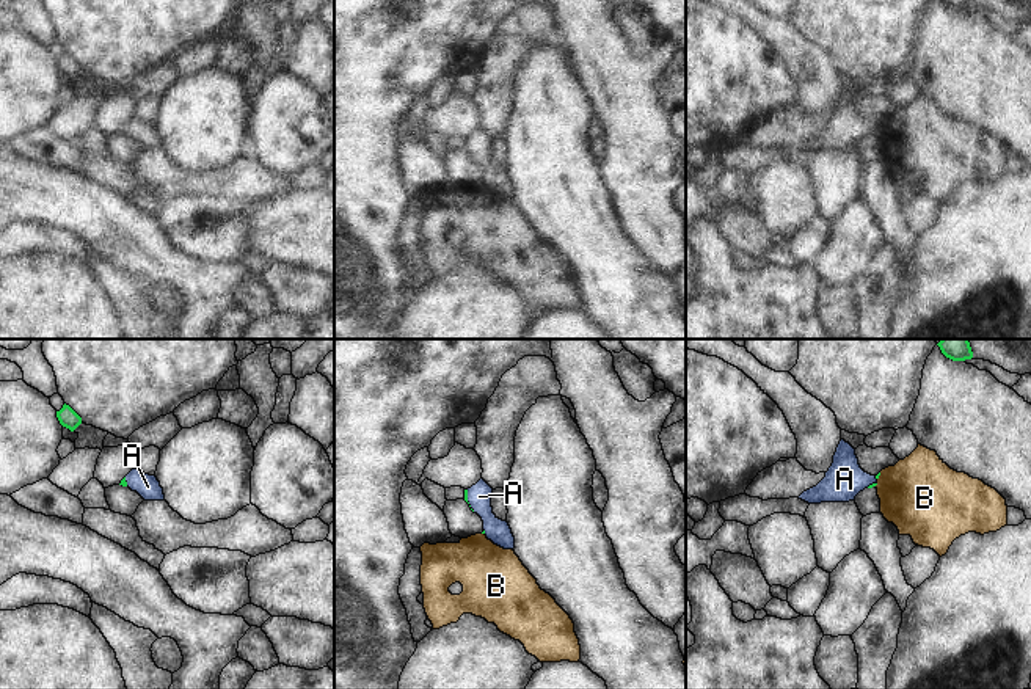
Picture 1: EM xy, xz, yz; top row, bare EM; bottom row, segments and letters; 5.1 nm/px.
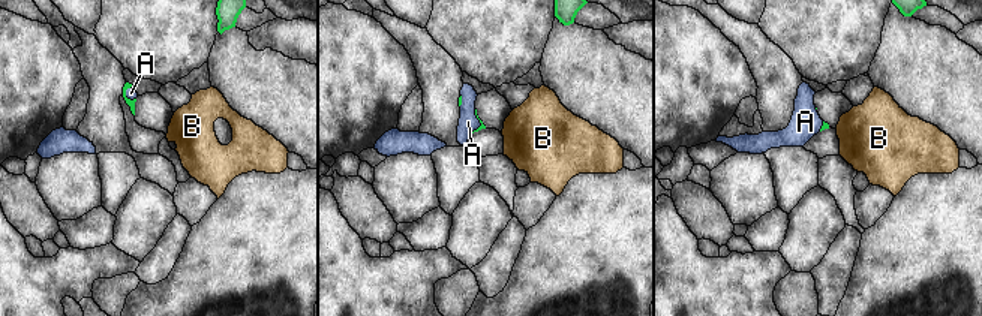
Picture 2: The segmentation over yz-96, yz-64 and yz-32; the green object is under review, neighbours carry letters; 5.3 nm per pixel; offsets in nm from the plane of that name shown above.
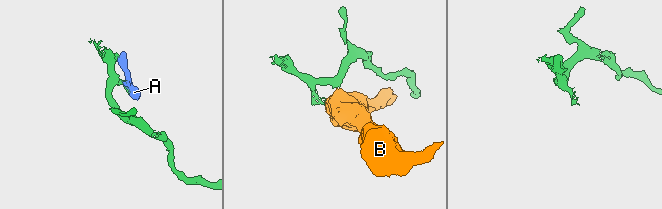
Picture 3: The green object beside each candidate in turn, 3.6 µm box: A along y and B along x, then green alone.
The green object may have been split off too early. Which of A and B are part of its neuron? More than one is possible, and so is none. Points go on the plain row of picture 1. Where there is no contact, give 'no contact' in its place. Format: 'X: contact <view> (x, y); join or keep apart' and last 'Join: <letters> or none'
A: contact xz (466, 149); join
B: contact yz (879, 123); keep apart
Join: A

